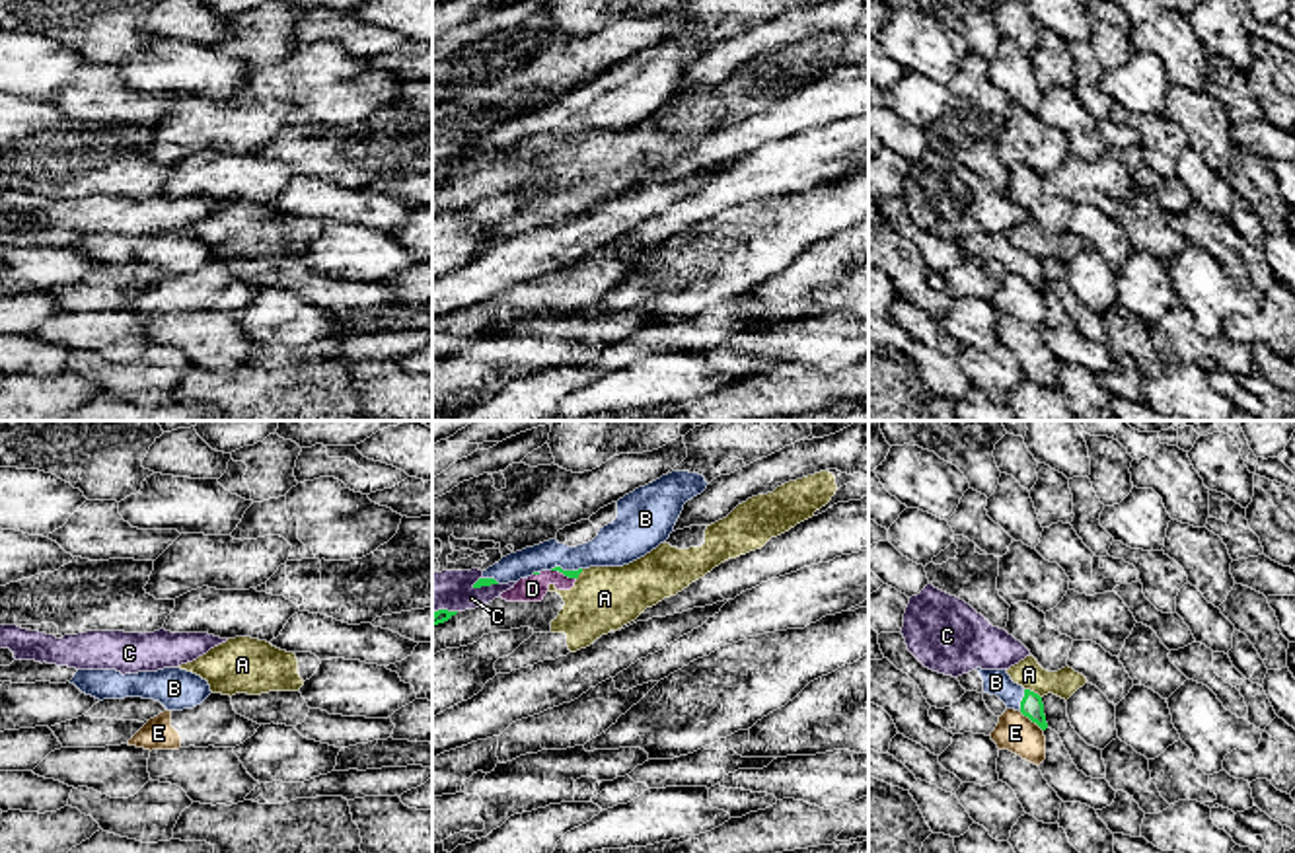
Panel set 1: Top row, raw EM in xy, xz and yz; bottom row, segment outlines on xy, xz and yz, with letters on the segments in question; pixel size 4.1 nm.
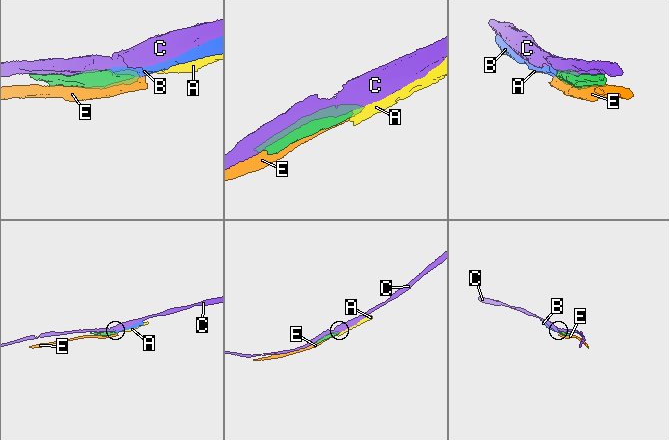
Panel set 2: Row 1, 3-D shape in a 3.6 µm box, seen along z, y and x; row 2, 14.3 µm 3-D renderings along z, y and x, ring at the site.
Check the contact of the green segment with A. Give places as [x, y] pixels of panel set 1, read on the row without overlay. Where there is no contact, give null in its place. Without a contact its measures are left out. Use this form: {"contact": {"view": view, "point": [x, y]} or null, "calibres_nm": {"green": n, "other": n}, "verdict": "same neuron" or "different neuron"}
{"contact": {"view": "yz", "point": [1033, 256]}, "calibres_nm": {"green": 90, "other": 120}, "verdict": "different neuron"}

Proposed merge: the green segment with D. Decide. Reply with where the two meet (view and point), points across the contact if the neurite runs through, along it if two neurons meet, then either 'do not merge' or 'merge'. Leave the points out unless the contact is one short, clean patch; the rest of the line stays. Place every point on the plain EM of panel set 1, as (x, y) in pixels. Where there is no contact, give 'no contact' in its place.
contact xz (563, 137); border xz (552, 133), (575, 143); do not merge

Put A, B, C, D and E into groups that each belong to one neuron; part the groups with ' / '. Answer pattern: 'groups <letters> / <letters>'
groups A D / B / C / E

